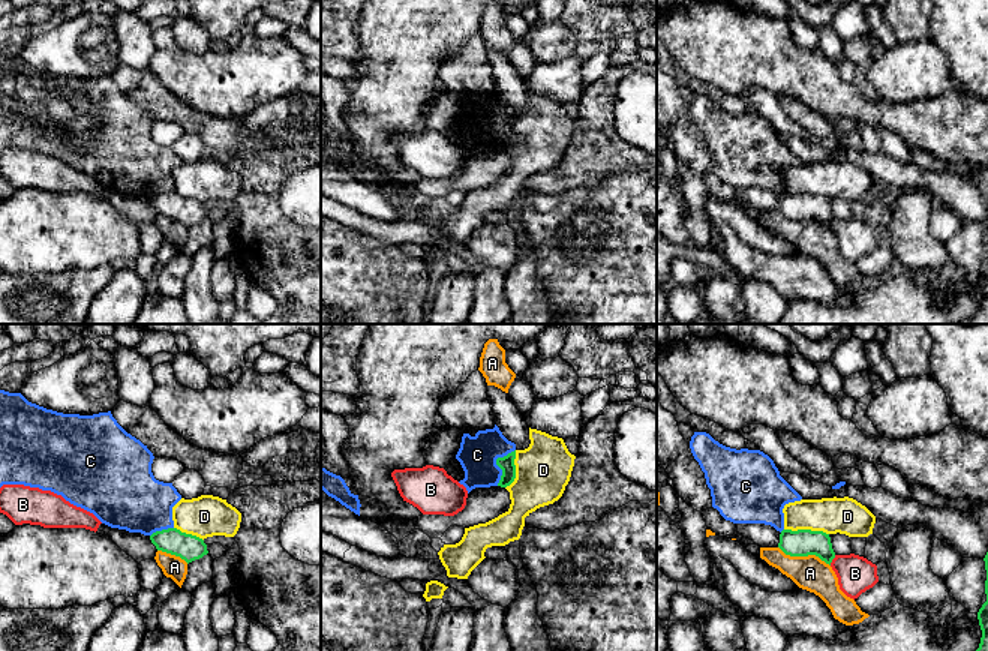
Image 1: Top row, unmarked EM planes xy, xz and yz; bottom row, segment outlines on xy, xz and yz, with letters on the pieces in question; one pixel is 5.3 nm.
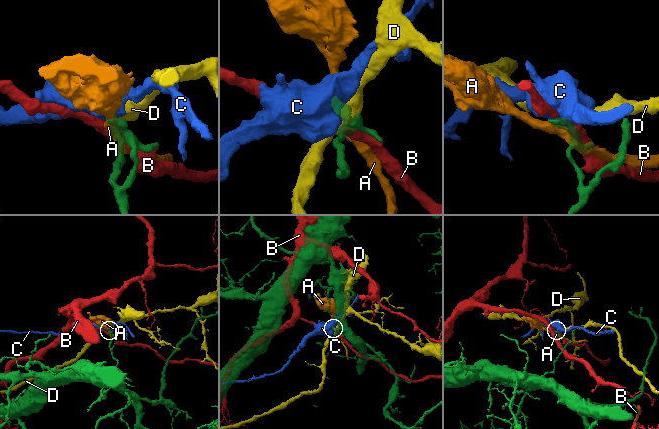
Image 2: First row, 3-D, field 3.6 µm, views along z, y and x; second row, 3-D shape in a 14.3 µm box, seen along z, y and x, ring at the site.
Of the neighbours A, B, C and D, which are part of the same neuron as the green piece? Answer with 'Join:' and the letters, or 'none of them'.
Join: none of them

